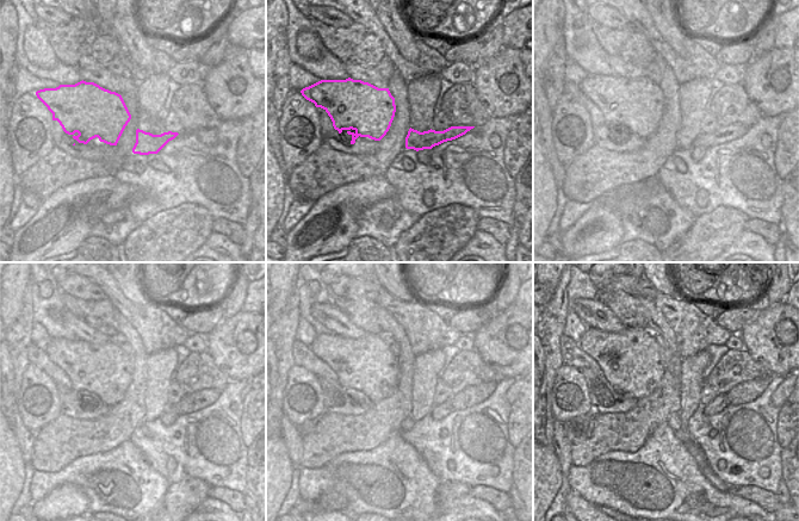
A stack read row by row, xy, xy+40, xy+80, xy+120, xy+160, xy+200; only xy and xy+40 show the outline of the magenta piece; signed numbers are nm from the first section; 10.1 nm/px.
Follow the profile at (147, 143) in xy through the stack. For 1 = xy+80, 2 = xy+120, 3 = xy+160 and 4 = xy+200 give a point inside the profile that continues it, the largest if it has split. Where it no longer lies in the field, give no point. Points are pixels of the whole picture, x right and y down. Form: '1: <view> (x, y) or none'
1: xy+80 (723, 134)
2: xy+120 (196, 401)
3: xy+160 (474, 395)
4: xy+200 (744, 392)

